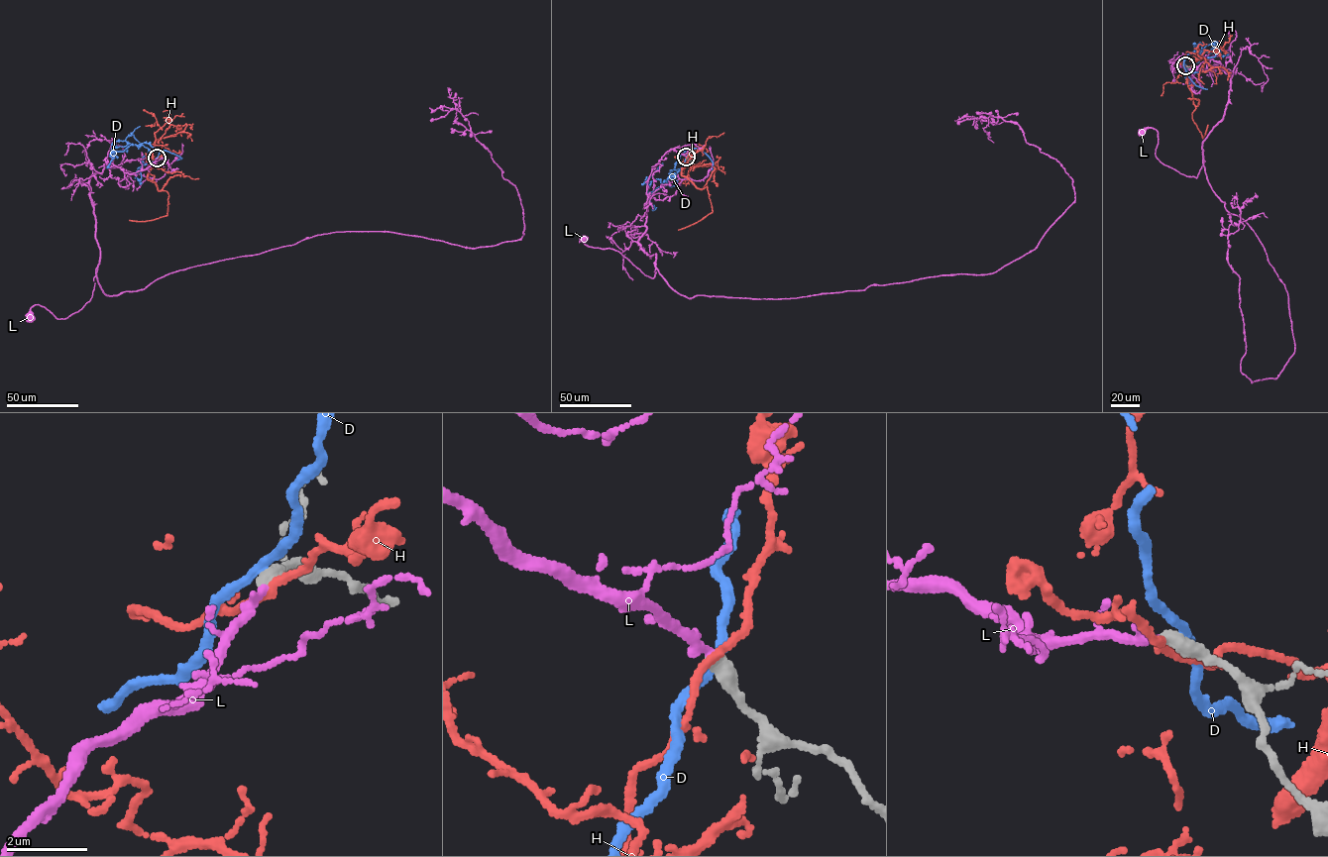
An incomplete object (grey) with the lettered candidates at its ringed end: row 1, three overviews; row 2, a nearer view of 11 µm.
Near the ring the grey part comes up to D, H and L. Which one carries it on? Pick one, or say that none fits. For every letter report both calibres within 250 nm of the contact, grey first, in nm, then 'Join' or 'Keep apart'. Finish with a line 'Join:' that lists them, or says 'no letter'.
D: Thickness 440 nm (grey) against 200 nm. Keep apart
H: Thickness 400 nm (grey) against 180 nm. Keep apart
L: Thickness 400 nm (grey) against 240 nm. Join
Join: L

